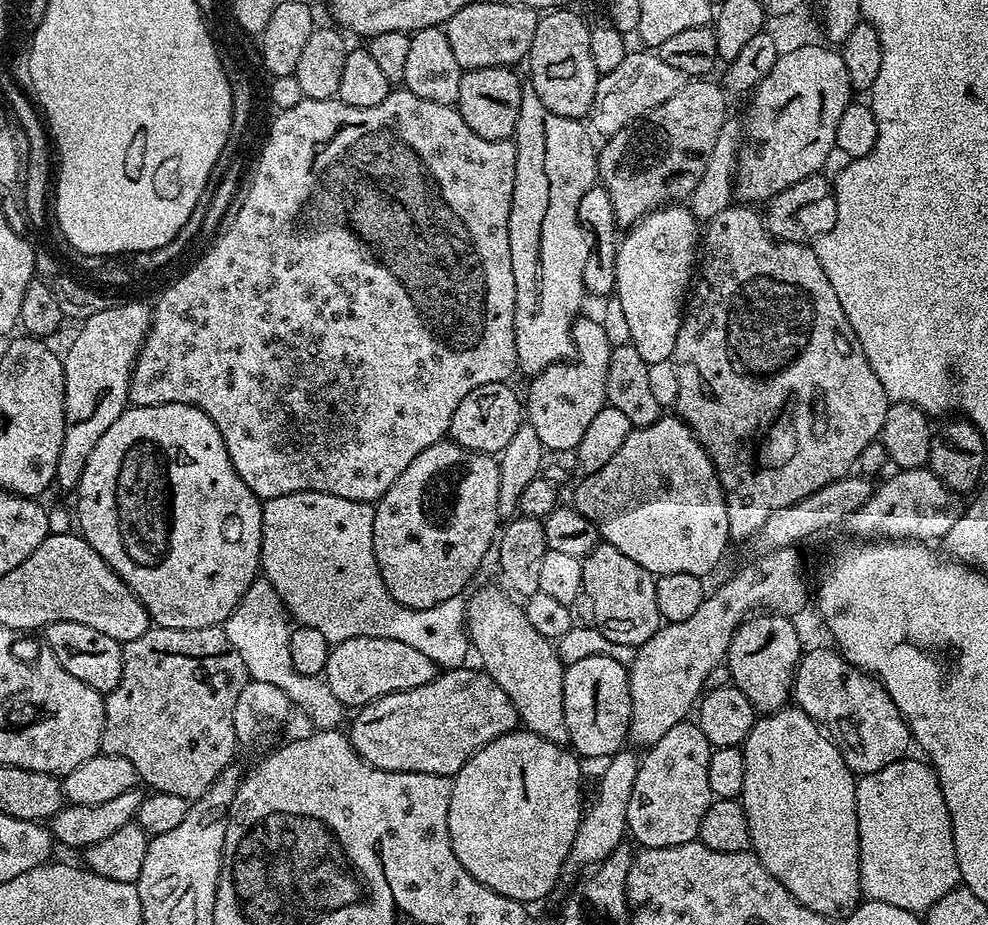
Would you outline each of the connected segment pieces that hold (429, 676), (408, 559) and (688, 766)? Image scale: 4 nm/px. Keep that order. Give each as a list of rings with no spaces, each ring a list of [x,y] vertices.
[[[346,638],[340,644],[331,645],[322,679],[345,709],[359,710],[386,694],[405,692],[414,686],[426,686],[426,682],[430,682],[437,674],[436,664],[430,662],[426,654],[414,650],[414,646],[406,646],[406,642],[401,640]]]
[[[445,438],[434,446],[426,446],[426,450],[422,450],[422,454],[418,454],[418,458],[414,458],[414,462],[410,462],[410,466],[406,466],[406,470],[402,470],[402,474],[398,474],[398,478],[394,478],[394,486],[390,486],[390,490],[386,490],[386,494],[382,494],[382,498],[375,501],[374,554],[378,562],[378,570],[382,574],[382,582],[386,582],[386,590],[390,590],[390,594],[402,606],[407,608],[438,606],[438,602],[446,602],[446,598],[454,598],[465,591],[463,588],[471,582],[472,575],[479,570],[480,563],[483,562],[484,555],[488,552],[488,547],[491,544],[493,547],[498,536],[498,525],[502,520],[498,506],[499,473],[500,466],[495,455],[487,452],[475,452],[462,447],[451,438]]]
[[[685,722],[643,753],[638,778],[634,778],[634,794],[626,806],[627,835],[633,836],[640,848],[682,846],[699,837],[702,818],[714,799],[708,769],[712,750],[699,723]]]

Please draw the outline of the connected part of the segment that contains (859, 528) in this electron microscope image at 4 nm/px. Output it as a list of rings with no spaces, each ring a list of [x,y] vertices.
[[[901,468],[893,471],[893,476],[889,480],[877,483],[872,490],[872,497],[866,501],[861,508],[854,510],[846,521],[846,528],[853,532],[854,537],[863,538],[872,542],[877,538],[882,540],[914,540],[917,542],[939,541],[954,526],[957,513],[952,512],[953,493],[948,491],[948,487],[932,473],[931,468]]]

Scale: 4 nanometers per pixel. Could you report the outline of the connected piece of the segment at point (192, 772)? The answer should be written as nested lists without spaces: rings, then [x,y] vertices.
[[[149,627],[142,638],[122,645],[124,665],[118,686],[104,696],[104,729],[100,752],[105,756],[121,756],[131,762],[136,775],[149,784],[152,792],[178,794],[178,798],[194,801],[233,763],[238,741],[234,730],[234,706],[238,694],[250,679],[238,650],[230,646],[223,627],[161,628]]]

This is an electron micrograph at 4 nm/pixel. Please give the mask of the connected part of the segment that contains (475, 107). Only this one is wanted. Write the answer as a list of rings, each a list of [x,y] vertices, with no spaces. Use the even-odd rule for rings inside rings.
[[[486,66],[461,71],[462,86],[458,86],[455,108],[462,114],[466,126],[487,140],[512,140],[516,134],[518,106],[521,105],[525,85],[520,84],[520,76],[511,67]]]

